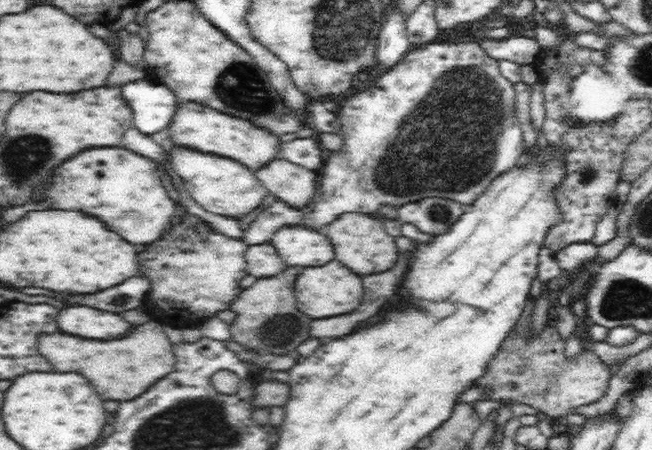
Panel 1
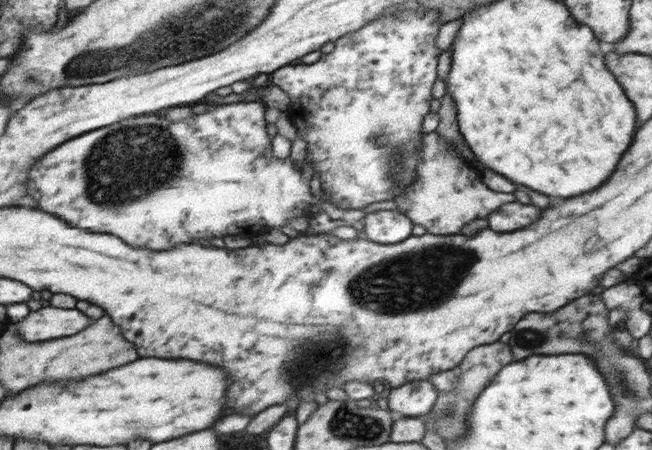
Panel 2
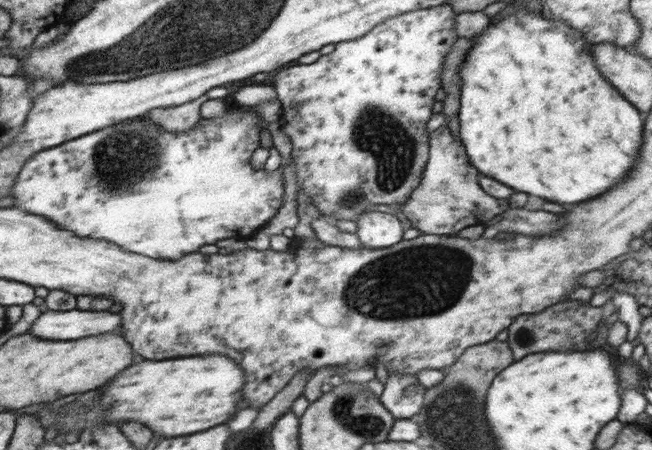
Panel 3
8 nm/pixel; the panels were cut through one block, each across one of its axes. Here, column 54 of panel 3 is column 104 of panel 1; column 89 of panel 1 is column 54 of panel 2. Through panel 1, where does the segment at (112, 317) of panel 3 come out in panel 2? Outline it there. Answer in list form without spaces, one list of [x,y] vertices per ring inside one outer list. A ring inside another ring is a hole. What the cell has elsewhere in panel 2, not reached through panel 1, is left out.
[[[52,306],[52,308],[42,308],[38,312],[32,312],[22,324],[18,324],[18,332],[24,336],[24,340],[46,342],[54,338],[80,334],[90,324],[92,318],[80,310]]]

